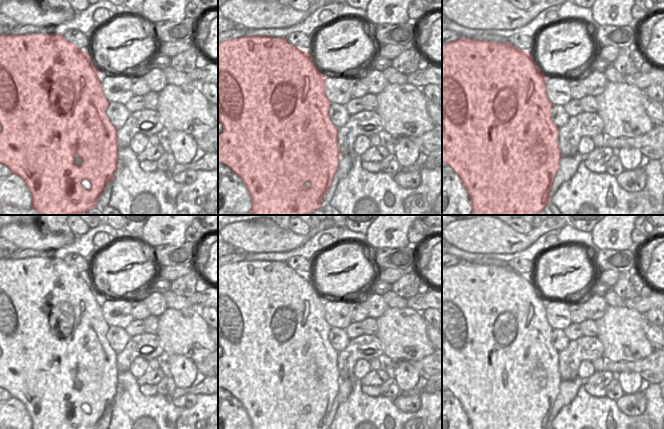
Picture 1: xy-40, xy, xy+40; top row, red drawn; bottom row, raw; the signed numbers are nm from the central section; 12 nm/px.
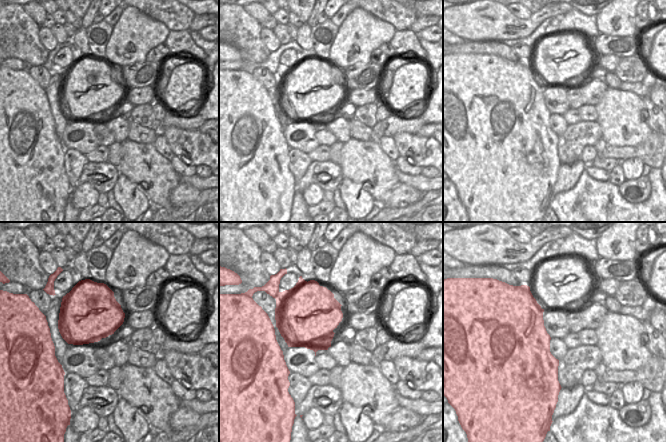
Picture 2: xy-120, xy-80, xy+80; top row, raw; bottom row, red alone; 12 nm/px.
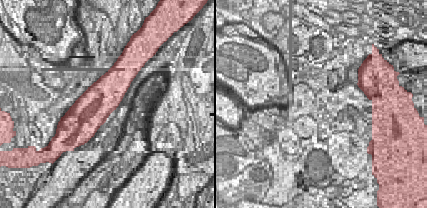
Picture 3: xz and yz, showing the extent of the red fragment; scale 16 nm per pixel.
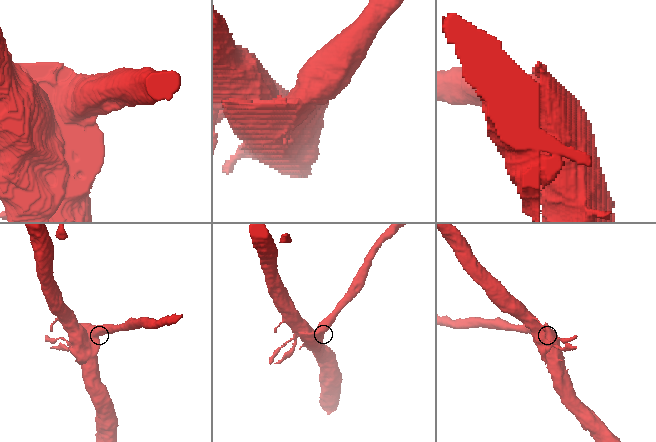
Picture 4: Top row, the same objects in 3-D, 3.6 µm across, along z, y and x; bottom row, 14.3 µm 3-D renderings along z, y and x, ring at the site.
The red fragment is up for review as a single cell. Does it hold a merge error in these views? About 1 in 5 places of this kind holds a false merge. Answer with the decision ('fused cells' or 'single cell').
fused cells

